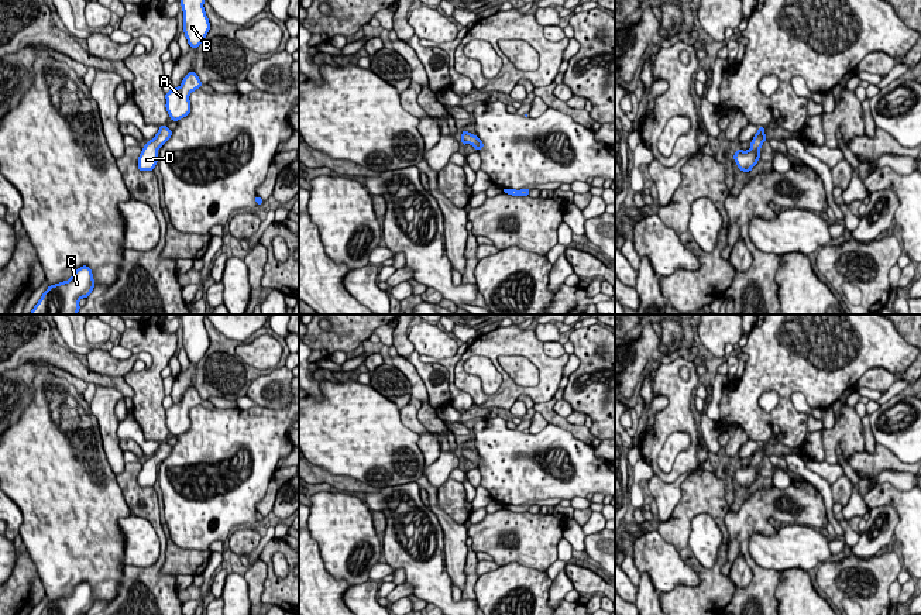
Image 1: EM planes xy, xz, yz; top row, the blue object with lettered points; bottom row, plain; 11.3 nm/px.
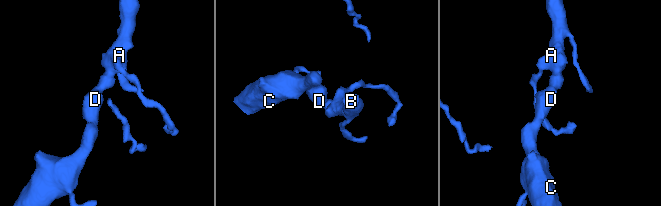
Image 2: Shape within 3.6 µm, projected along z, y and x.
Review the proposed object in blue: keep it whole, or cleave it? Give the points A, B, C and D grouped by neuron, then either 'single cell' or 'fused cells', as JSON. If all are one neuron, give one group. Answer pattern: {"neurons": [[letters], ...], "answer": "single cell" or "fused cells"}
{"neurons": [["A", "B", "C", "D"]], "answer": "single cell"}

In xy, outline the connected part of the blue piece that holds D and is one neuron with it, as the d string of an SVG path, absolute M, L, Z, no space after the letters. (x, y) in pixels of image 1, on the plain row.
M161 442L157 451L147 457L145 463L138 473L138 485L140 487L154 487L158 478L158 465L171 454L172 446L168 442Z

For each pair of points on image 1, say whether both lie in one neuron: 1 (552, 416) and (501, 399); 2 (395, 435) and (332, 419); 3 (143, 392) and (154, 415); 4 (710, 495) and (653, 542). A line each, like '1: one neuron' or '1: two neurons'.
1: two neurons
2: one neuron
3: one neuron
4: two neurons

